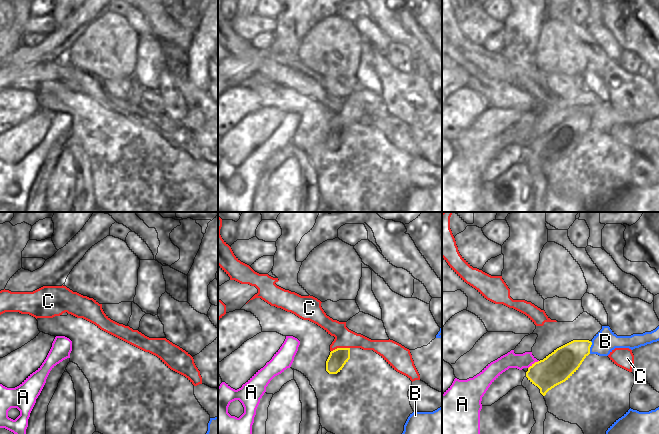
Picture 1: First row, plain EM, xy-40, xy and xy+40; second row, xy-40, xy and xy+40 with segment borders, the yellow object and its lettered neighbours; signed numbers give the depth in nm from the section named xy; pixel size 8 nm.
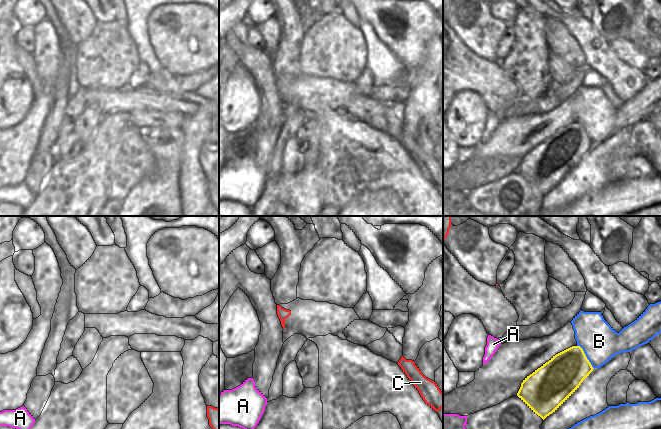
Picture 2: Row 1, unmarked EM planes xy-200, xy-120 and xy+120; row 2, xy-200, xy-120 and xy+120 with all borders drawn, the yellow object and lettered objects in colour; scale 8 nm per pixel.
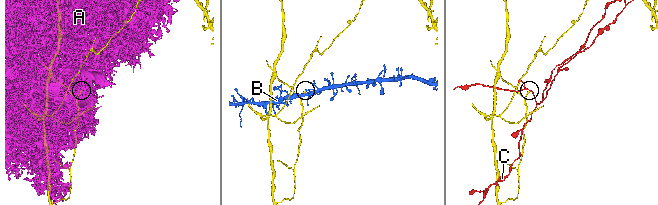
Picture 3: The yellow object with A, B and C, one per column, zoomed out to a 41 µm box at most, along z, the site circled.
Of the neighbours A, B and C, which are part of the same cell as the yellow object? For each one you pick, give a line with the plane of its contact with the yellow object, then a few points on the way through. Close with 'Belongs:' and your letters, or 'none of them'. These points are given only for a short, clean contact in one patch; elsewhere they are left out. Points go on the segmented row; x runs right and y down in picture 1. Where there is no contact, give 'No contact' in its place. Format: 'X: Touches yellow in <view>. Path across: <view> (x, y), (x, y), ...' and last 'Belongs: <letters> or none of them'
Belongs: none of them

